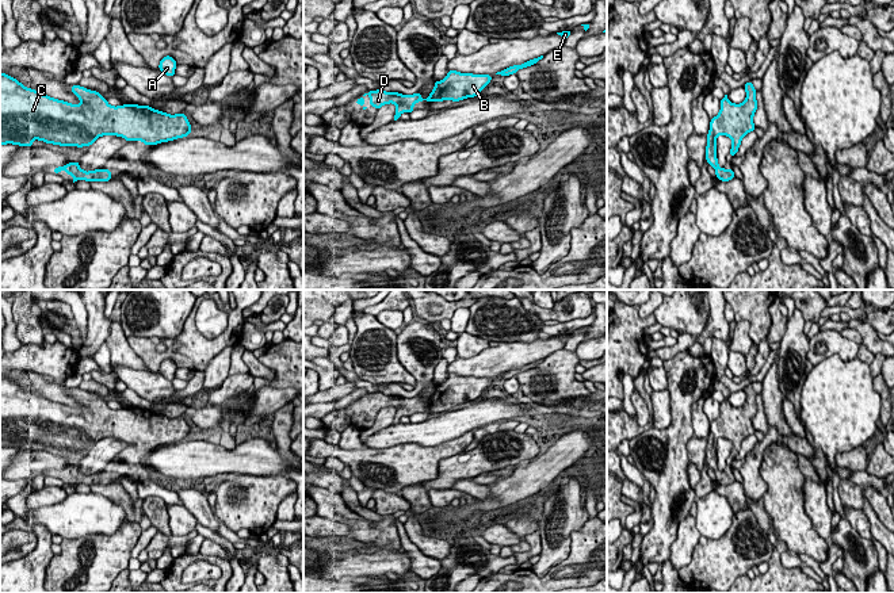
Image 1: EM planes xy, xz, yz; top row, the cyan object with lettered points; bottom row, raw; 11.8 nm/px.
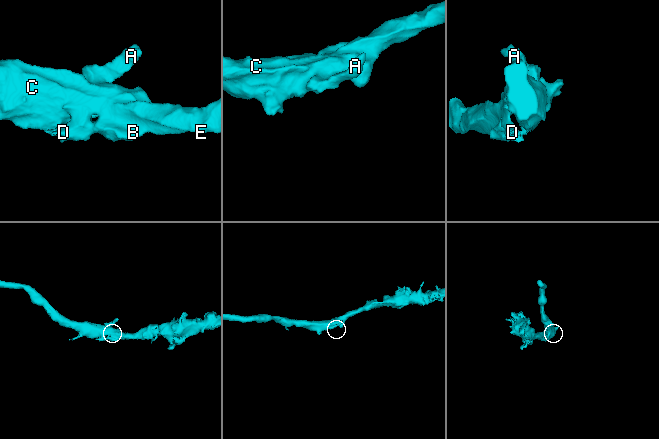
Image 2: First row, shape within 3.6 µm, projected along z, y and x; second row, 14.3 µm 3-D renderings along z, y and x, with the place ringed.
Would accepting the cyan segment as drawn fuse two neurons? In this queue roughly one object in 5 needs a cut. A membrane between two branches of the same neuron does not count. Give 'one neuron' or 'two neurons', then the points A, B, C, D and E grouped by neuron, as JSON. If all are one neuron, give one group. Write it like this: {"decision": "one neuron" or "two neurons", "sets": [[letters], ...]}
{"decision": "one neuron", "sets": [["A", "B", "C", "D", "E"]]}

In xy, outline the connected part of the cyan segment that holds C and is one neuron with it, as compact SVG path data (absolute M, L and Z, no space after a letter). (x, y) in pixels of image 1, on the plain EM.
M0 376L0 448L33 449L33 443L58 449L91 449L102 439L116 439L129 444L142 444L144 448L157 448L190 439L191 428L182 417L169 418L150 409L123 408L110 409L96 394L72 389L70 394L80 408L70 408L50 401L39 394L26 391L16 382Z

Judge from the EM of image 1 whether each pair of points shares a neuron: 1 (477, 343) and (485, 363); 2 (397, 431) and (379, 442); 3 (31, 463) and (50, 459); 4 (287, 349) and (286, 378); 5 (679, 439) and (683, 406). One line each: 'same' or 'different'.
1: different
2: same
3: same
4: same
5: same

